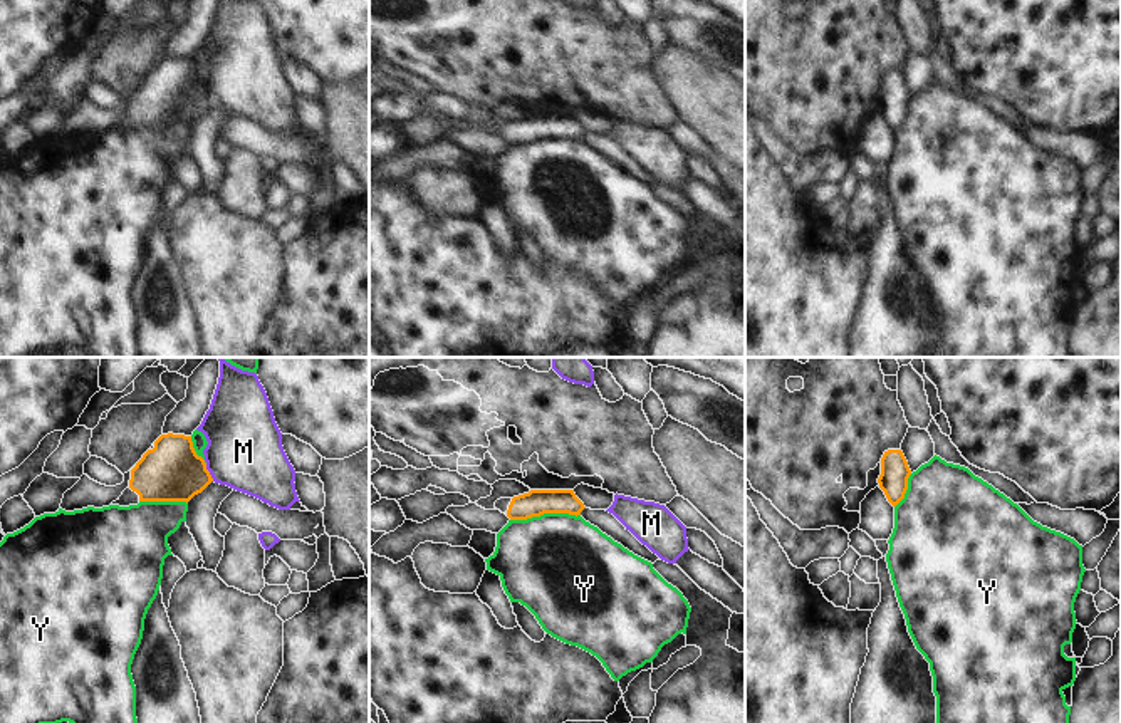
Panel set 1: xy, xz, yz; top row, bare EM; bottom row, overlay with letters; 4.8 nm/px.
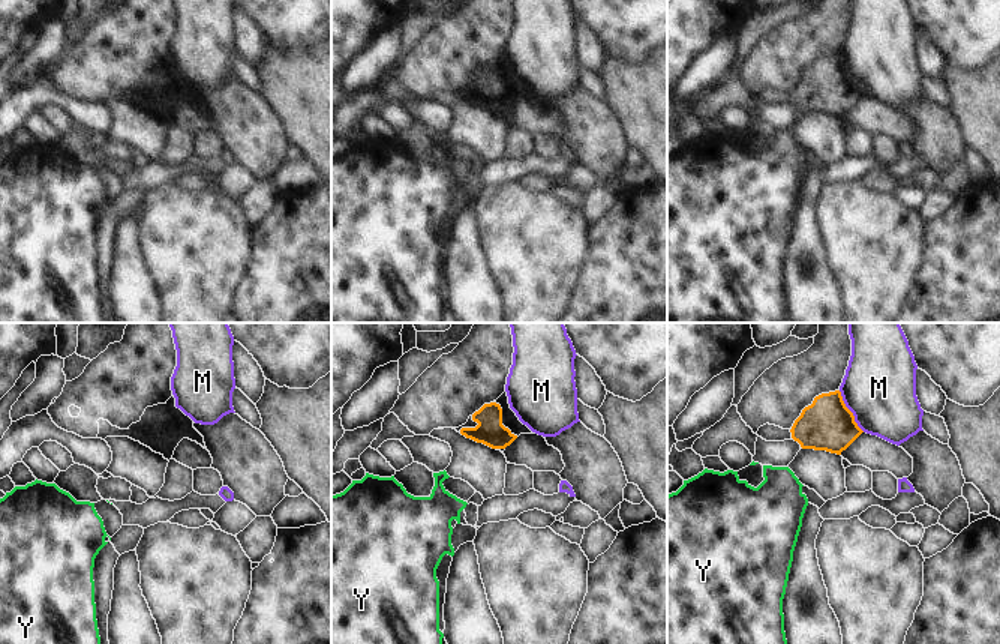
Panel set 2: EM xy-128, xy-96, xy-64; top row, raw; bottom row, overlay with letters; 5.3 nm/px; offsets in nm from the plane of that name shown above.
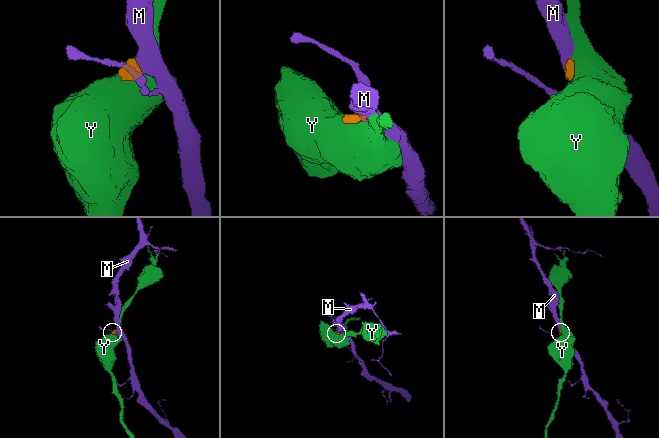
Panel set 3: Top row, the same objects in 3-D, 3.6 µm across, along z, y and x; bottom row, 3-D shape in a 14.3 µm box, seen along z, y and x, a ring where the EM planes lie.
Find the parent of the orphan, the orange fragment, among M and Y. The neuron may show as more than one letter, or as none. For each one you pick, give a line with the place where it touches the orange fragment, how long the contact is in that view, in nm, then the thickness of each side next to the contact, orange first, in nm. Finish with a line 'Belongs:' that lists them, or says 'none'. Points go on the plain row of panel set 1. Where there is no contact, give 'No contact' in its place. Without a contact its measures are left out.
Belongs: none

